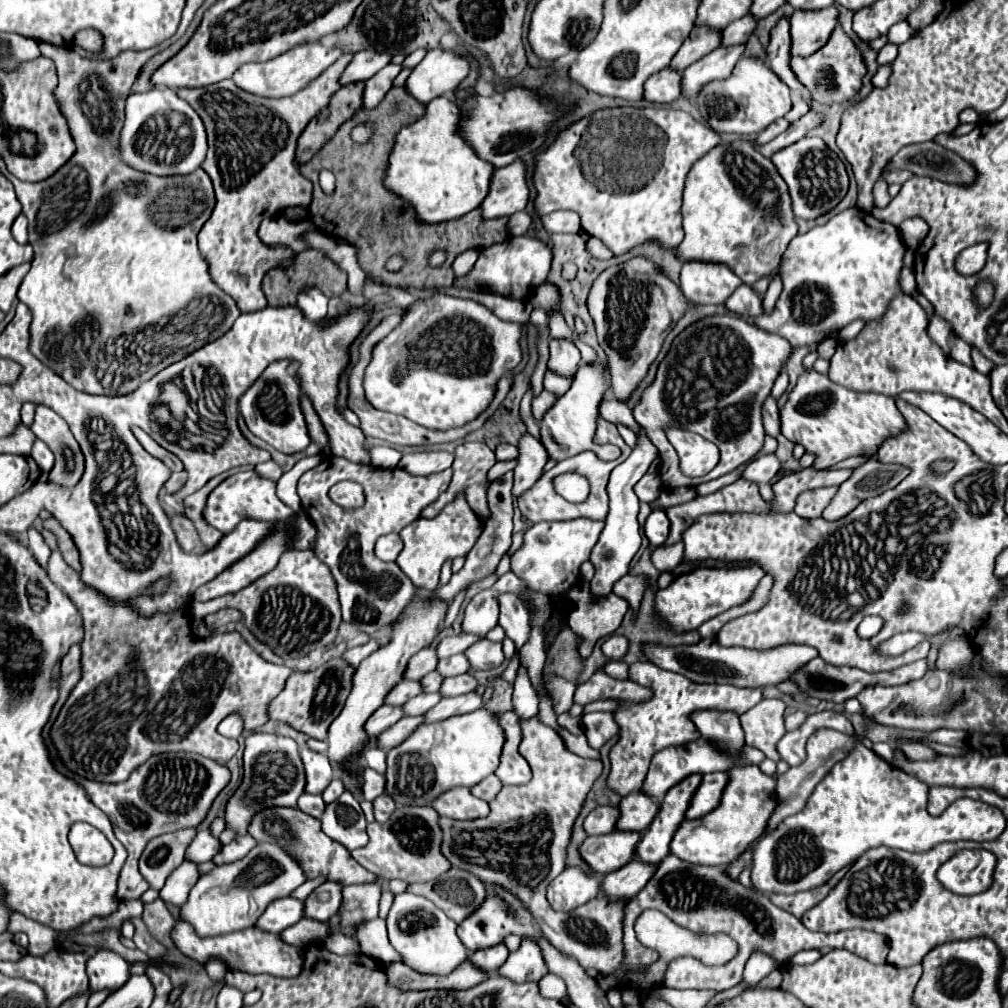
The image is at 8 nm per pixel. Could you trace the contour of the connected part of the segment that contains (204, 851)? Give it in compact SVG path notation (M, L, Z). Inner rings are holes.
M208 829L198 831L196 837L192 839L190 847L186 849L186 861L192 861L196 865L206 863L206 861L212 861L220 847L222 847L220 841L216 837L212 837Z

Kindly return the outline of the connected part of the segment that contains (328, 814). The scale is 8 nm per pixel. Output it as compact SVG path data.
M344 791L342 797L338 797L334 803L326 805L322 815L322 829L348 851L364 847L368 841L364 813L348 791Z

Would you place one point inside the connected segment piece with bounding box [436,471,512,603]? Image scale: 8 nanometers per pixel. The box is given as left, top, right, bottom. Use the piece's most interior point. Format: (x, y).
(495, 540)

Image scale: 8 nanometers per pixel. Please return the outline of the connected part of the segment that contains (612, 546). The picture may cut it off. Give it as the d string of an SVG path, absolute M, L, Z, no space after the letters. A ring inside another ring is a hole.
M640 427L638 435L636 435L636 447L632 449L630 457L626 461L622 461L618 467L614 467L612 475L610 475L610 483L608 483L608 495L610 495L610 511L606 517L606 527L598 539L598 543L592 549L592 565L596 569L594 579L590 581L592 593L594 595L608 595L614 587L614 583L624 577L628 573L630 561L636 555L638 547L640 547L640 523L638 523L638 513L640 513L640 499L634 493L634 485L640 481L640 477L646 473L646 469L650 467L650 463L656 459L658 451L654 449L652 441L646 437L646 431Z

